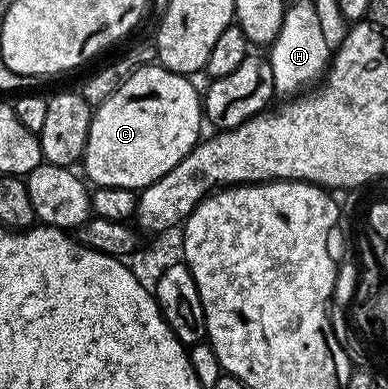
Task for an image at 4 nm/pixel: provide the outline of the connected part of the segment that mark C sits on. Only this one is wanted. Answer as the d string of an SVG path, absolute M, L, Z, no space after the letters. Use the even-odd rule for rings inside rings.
M146 65L131 73L127 81L123 81L123 85L119 85L119 89L115 89L115 93L94 110L83 156L84 178L94 188L122 187L137 191L175 169L175 165L191 153L203 135L203 99L193 88L193 82L192 78L168 71L160 65Z

